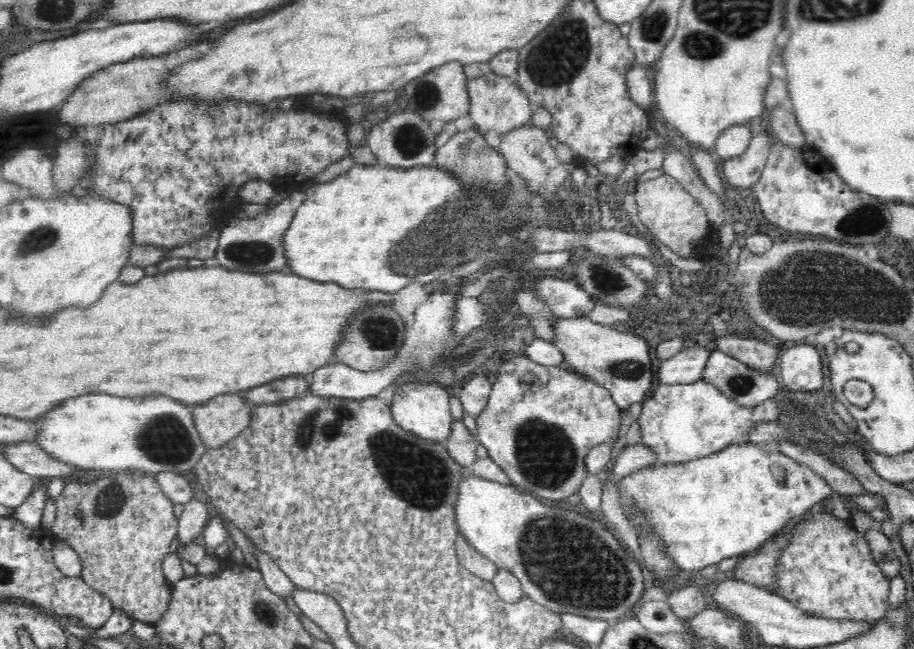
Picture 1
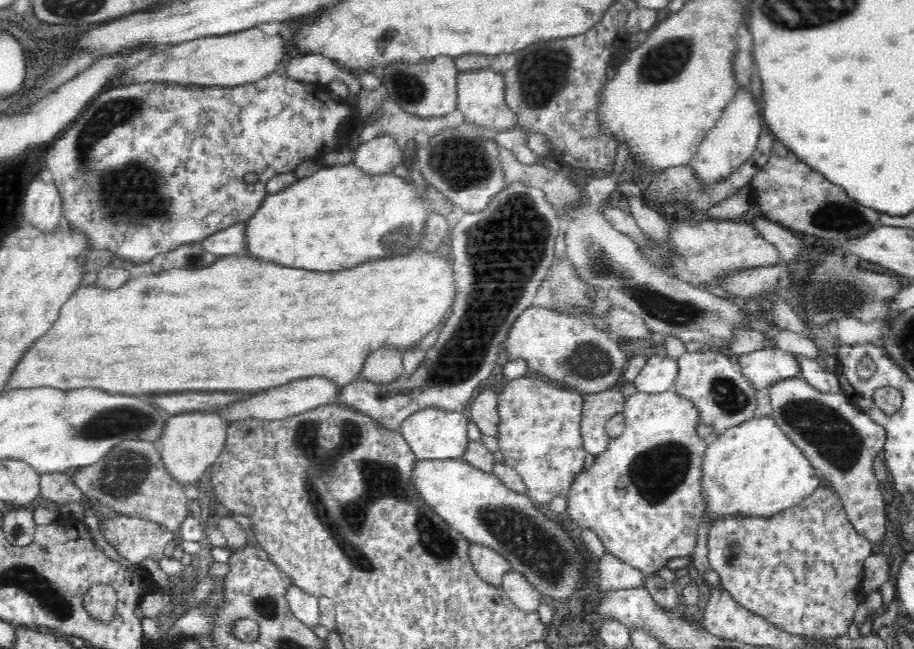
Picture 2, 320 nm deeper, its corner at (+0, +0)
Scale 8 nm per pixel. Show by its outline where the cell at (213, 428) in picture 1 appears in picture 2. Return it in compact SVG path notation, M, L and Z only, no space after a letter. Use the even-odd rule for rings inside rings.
M194 411L172 415L163 428L163 434L154 444L160 451L164 468L183 486L195 485L219 457L227 439L230 422L218 413Z

